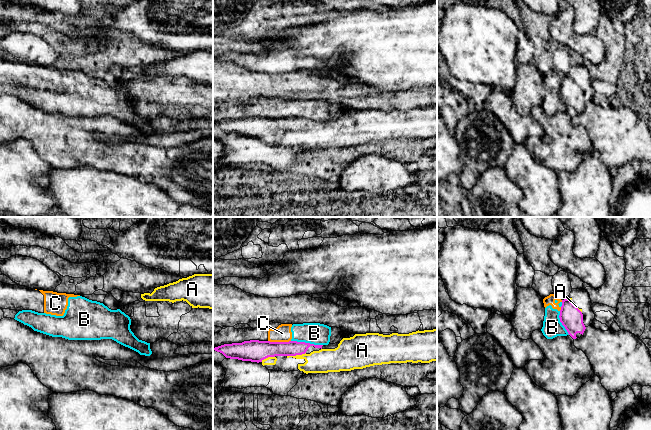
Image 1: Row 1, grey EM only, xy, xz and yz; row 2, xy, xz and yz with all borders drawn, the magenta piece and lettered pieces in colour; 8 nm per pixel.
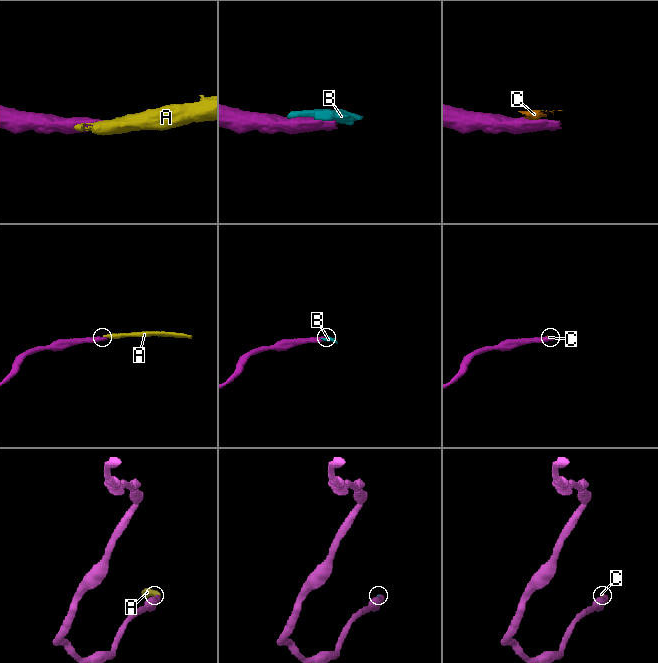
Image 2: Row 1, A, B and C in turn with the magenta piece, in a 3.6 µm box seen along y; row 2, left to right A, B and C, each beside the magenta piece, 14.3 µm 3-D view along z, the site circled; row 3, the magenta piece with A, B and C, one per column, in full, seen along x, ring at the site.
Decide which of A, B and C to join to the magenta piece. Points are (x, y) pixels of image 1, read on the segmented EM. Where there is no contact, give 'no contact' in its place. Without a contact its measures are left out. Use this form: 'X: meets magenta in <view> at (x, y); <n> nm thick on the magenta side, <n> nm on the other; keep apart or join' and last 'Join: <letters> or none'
A: meets magenta in xz at (296, 354); 130 nm thick on the magenta side, 190 nm on the other; join
B: meets magenta in xz at (307, 343); 130 nm thick on the magenta side, 180 nm on the other; keep apart
C: meets magenta in xz at (279, 342); 180 nm thick on the magenta side, 140 nm on the other; keep apart
Join: A

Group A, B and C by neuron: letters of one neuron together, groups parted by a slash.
A / B C

